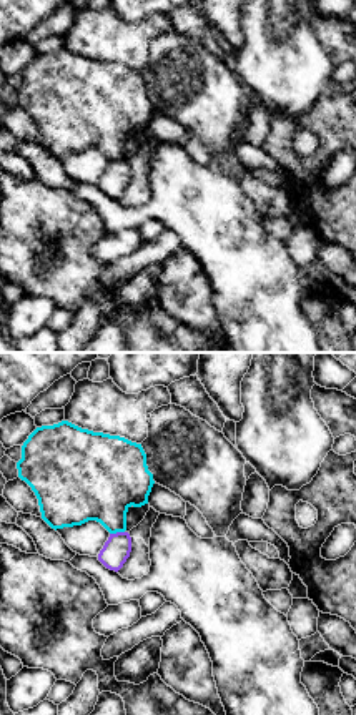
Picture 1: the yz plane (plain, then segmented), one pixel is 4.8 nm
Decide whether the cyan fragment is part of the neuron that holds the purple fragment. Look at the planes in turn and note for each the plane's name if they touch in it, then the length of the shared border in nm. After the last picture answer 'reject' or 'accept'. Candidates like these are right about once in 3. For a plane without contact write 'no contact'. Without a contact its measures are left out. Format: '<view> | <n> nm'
yz | 70 nm

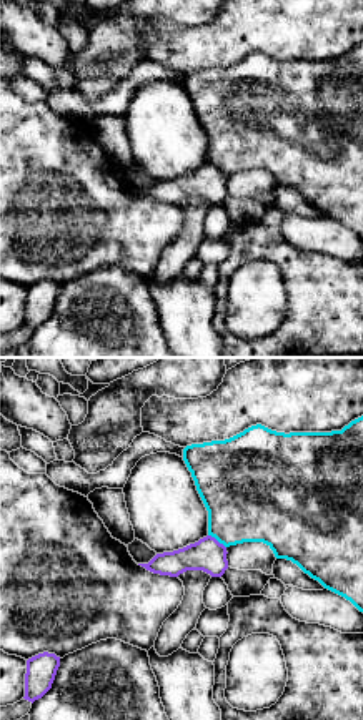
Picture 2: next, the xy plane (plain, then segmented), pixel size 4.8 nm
xy | 110 nm

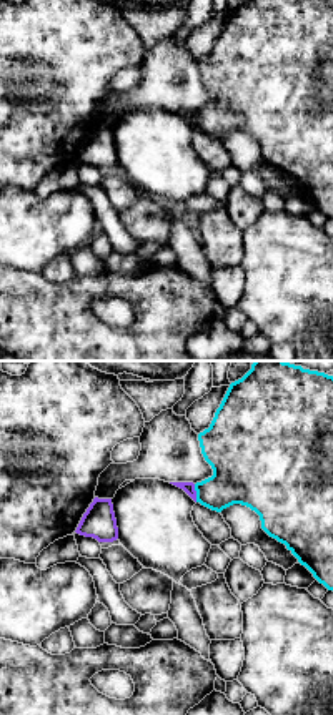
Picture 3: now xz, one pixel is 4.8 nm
xz | 90 nm

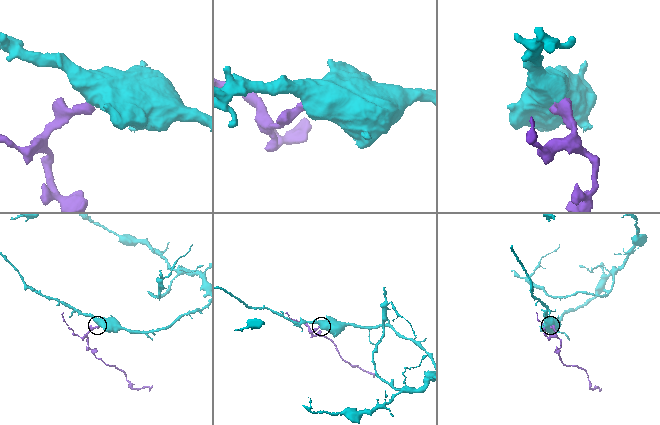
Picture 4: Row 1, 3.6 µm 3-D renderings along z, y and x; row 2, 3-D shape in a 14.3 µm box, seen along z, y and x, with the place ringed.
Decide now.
reject

